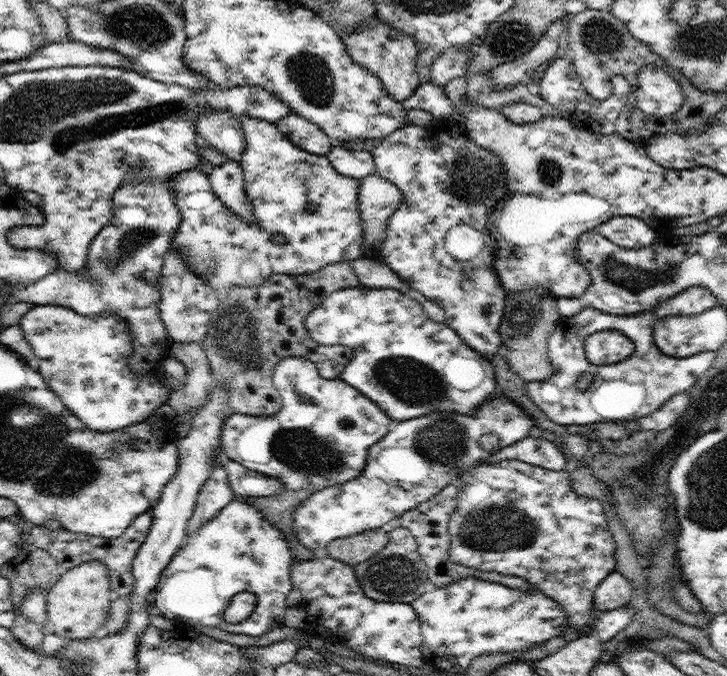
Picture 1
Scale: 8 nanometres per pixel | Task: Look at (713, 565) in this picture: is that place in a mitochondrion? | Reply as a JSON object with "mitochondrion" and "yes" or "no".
{"mitochondrion":"no"}

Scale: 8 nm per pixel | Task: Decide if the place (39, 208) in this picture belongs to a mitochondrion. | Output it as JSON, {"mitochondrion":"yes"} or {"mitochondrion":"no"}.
{"mitochondrion":"no"}

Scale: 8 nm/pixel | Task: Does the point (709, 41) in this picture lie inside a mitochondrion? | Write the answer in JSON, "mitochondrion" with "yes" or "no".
{"mitochondrion":"yes"}

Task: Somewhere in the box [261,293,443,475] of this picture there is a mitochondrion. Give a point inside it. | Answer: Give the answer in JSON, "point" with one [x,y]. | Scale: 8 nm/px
{"point":[344,421]}

